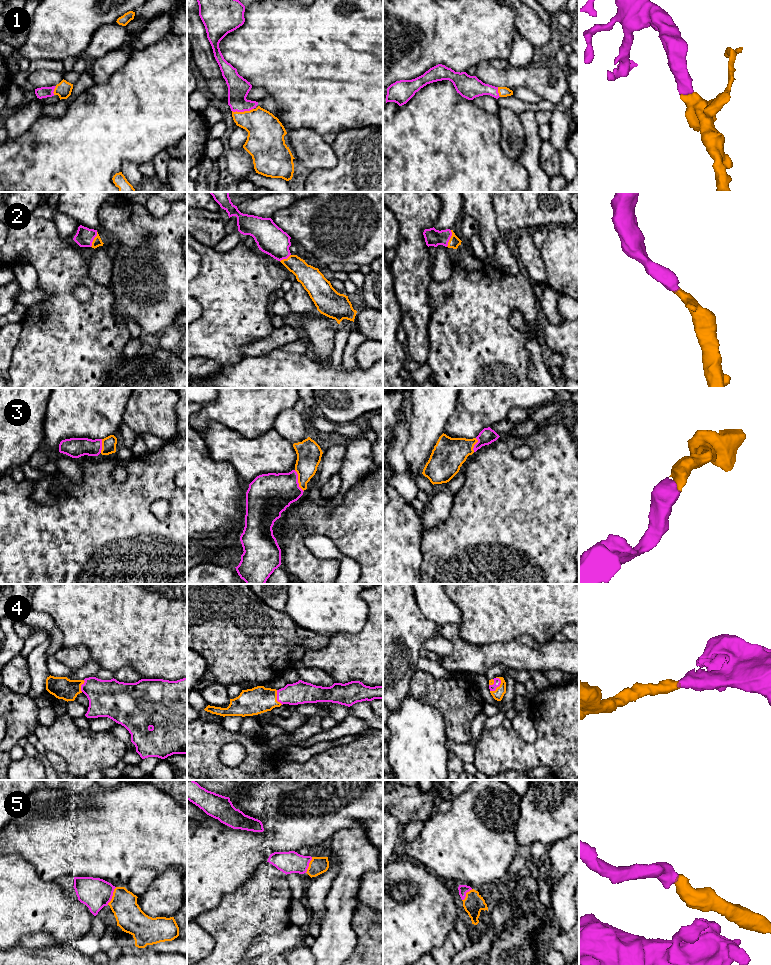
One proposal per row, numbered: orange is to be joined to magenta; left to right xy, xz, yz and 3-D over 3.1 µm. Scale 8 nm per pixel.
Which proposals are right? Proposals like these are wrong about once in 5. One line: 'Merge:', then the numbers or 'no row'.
Merge: 1, 2, 3, 4, 5

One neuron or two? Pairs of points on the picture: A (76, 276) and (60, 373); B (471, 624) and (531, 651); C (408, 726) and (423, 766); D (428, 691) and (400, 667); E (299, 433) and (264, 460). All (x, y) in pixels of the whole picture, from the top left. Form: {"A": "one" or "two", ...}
{"A": "one", "B": "two", "C": "one", "D": "two", "E": "two"}

